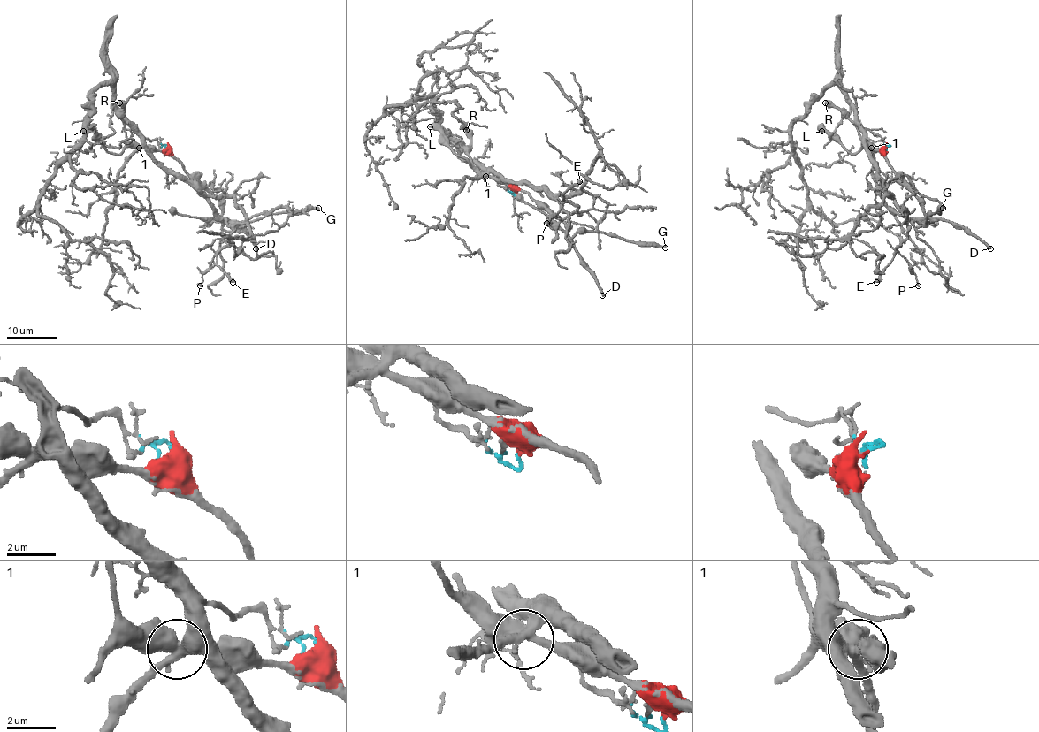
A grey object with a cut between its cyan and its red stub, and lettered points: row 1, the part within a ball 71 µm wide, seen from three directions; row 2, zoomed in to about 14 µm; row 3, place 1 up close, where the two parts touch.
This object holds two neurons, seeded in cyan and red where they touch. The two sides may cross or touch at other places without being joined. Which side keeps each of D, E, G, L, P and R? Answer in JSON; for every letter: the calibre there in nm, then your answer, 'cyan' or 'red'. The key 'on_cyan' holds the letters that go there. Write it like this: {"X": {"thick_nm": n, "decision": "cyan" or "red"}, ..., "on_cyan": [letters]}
{"D": {"thick_nm": 320, "decision": "red"}, "E": {"thick_nm": 440, "decision": "cyan"}, "G": {"thick_nm": 320, "decision": "red"}, "L": {"thick_nm": 400, "decision": "red"}, "P": {"thick_nm": 140, "decision": "cyan"}, "R": {"thick_nm": 650, "decision": "red"}, "on_cyan": ["E", "P"]}

